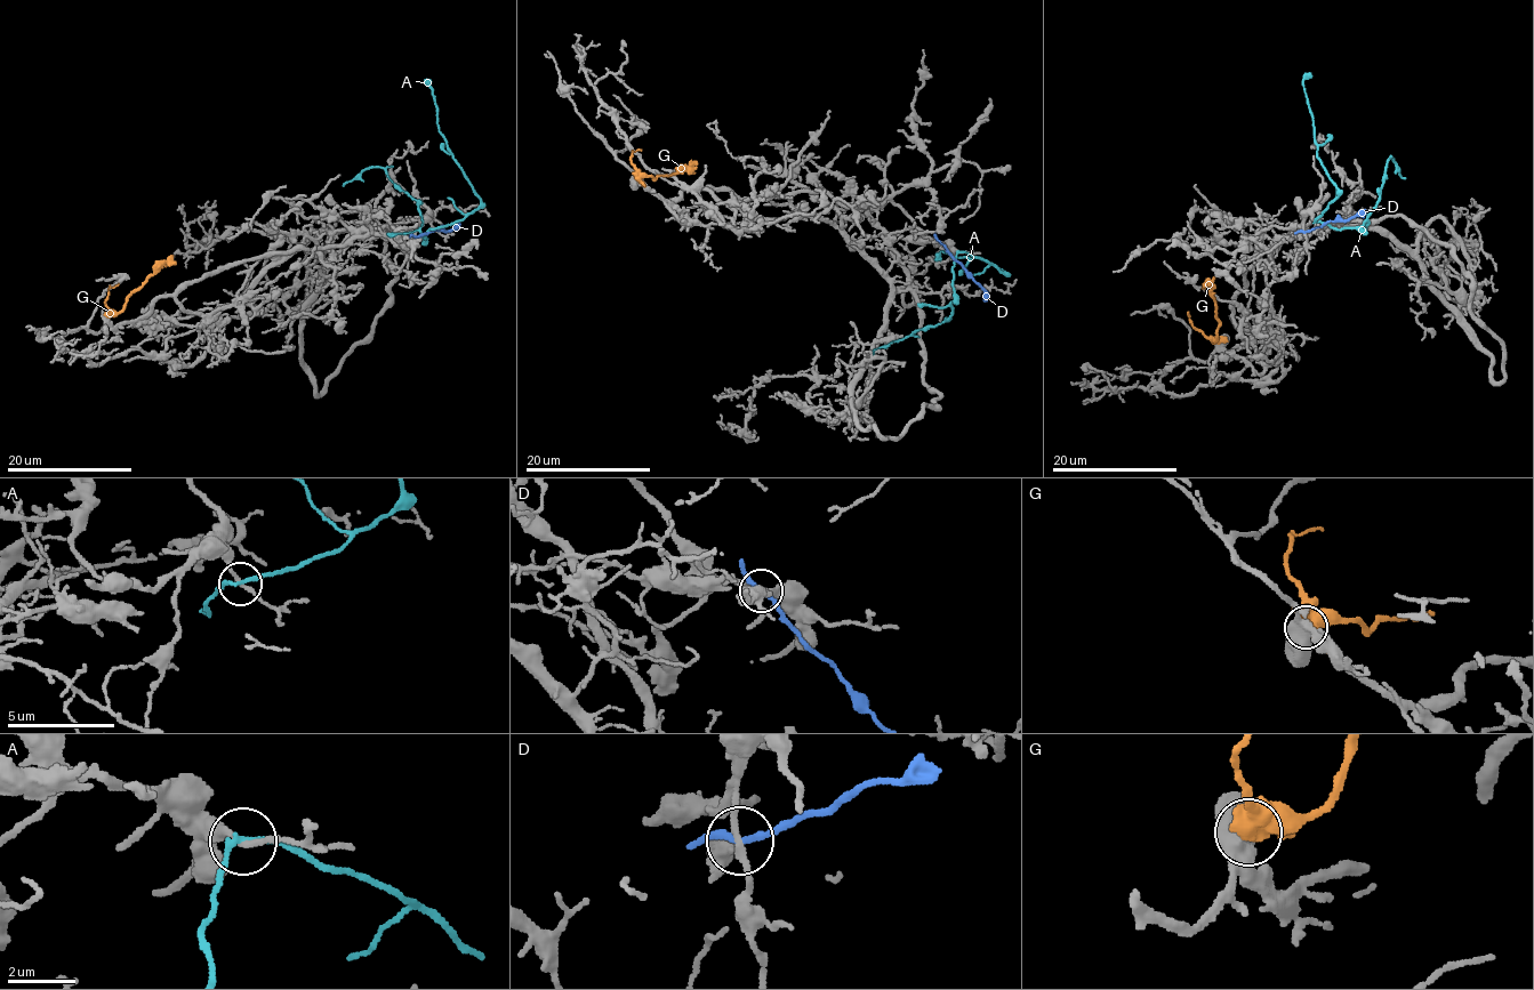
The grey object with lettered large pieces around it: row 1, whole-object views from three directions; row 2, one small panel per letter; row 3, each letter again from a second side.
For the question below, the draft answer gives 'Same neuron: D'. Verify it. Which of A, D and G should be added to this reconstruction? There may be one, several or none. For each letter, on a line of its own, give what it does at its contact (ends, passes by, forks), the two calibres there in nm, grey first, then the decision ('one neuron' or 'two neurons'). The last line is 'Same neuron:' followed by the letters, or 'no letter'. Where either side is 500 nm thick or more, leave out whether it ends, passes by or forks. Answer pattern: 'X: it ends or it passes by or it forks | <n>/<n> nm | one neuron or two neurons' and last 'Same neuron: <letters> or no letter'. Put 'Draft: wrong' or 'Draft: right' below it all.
A: it passes by | 160/160 nm | two neurons
D: it passes by | 180/190 nm | two neurons
G: 650/600 nm | one neuron
Same neuron: G
Draft: wrong

